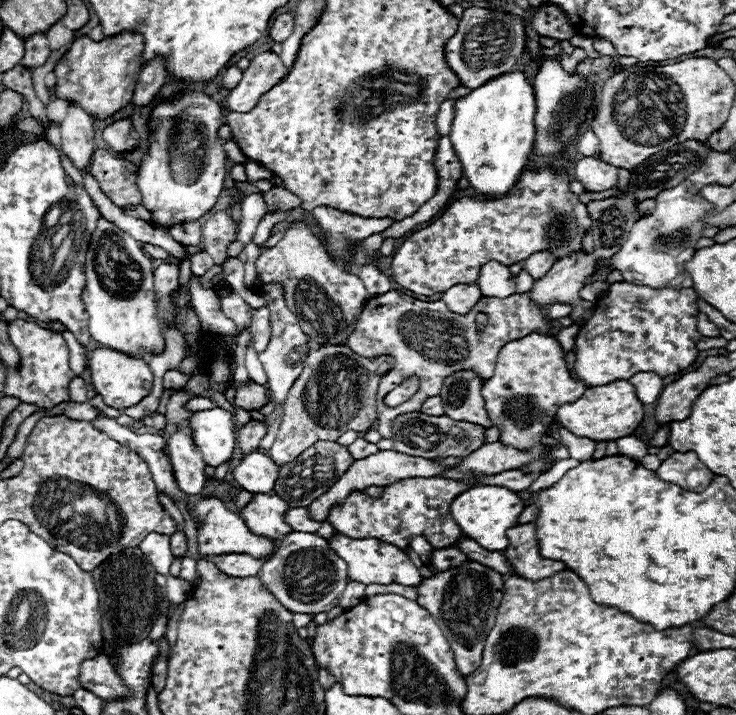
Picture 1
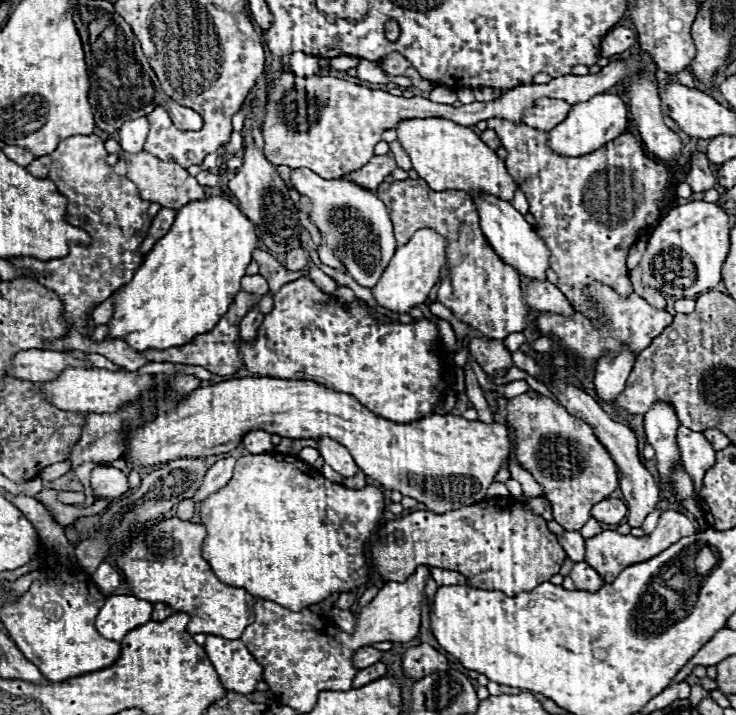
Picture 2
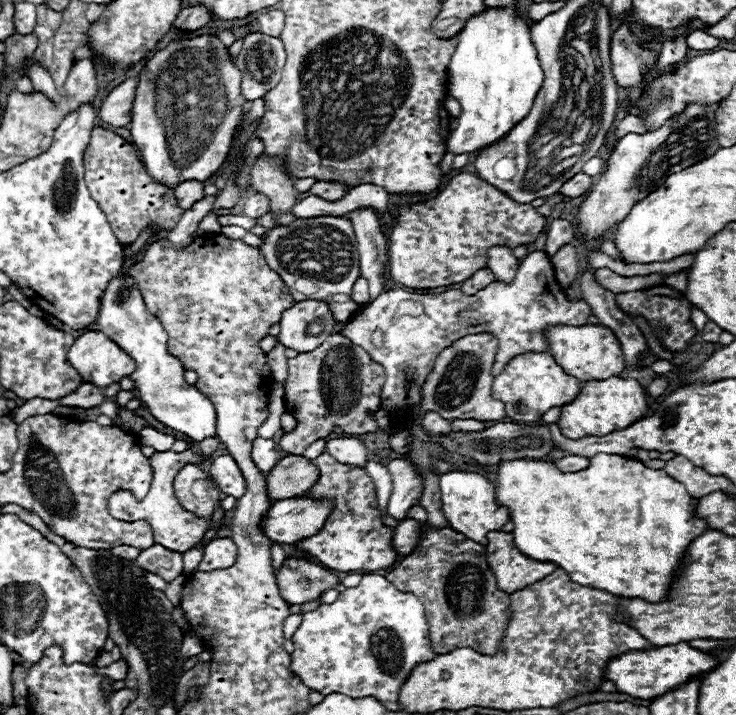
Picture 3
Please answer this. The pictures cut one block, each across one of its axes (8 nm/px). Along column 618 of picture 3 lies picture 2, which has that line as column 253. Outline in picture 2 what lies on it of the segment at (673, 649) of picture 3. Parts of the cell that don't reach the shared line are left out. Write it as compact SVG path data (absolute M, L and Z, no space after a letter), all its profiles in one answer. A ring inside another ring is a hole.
M208 636L204 648L228 692L250 694L256 690L256 684L262 680L262 666L248 652L242 640Z

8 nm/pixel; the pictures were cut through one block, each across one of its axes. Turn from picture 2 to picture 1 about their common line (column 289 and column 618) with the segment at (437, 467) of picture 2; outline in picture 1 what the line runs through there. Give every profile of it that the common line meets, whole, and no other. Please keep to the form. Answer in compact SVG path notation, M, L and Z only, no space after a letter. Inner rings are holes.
M614 380L604 386L586 388L586 392L576 402L562 404L556 418L578 438L590 438L594 442L618 440L622 436L630 436L640 426L644 418L644 404L638 400L632 384L626 380Z

